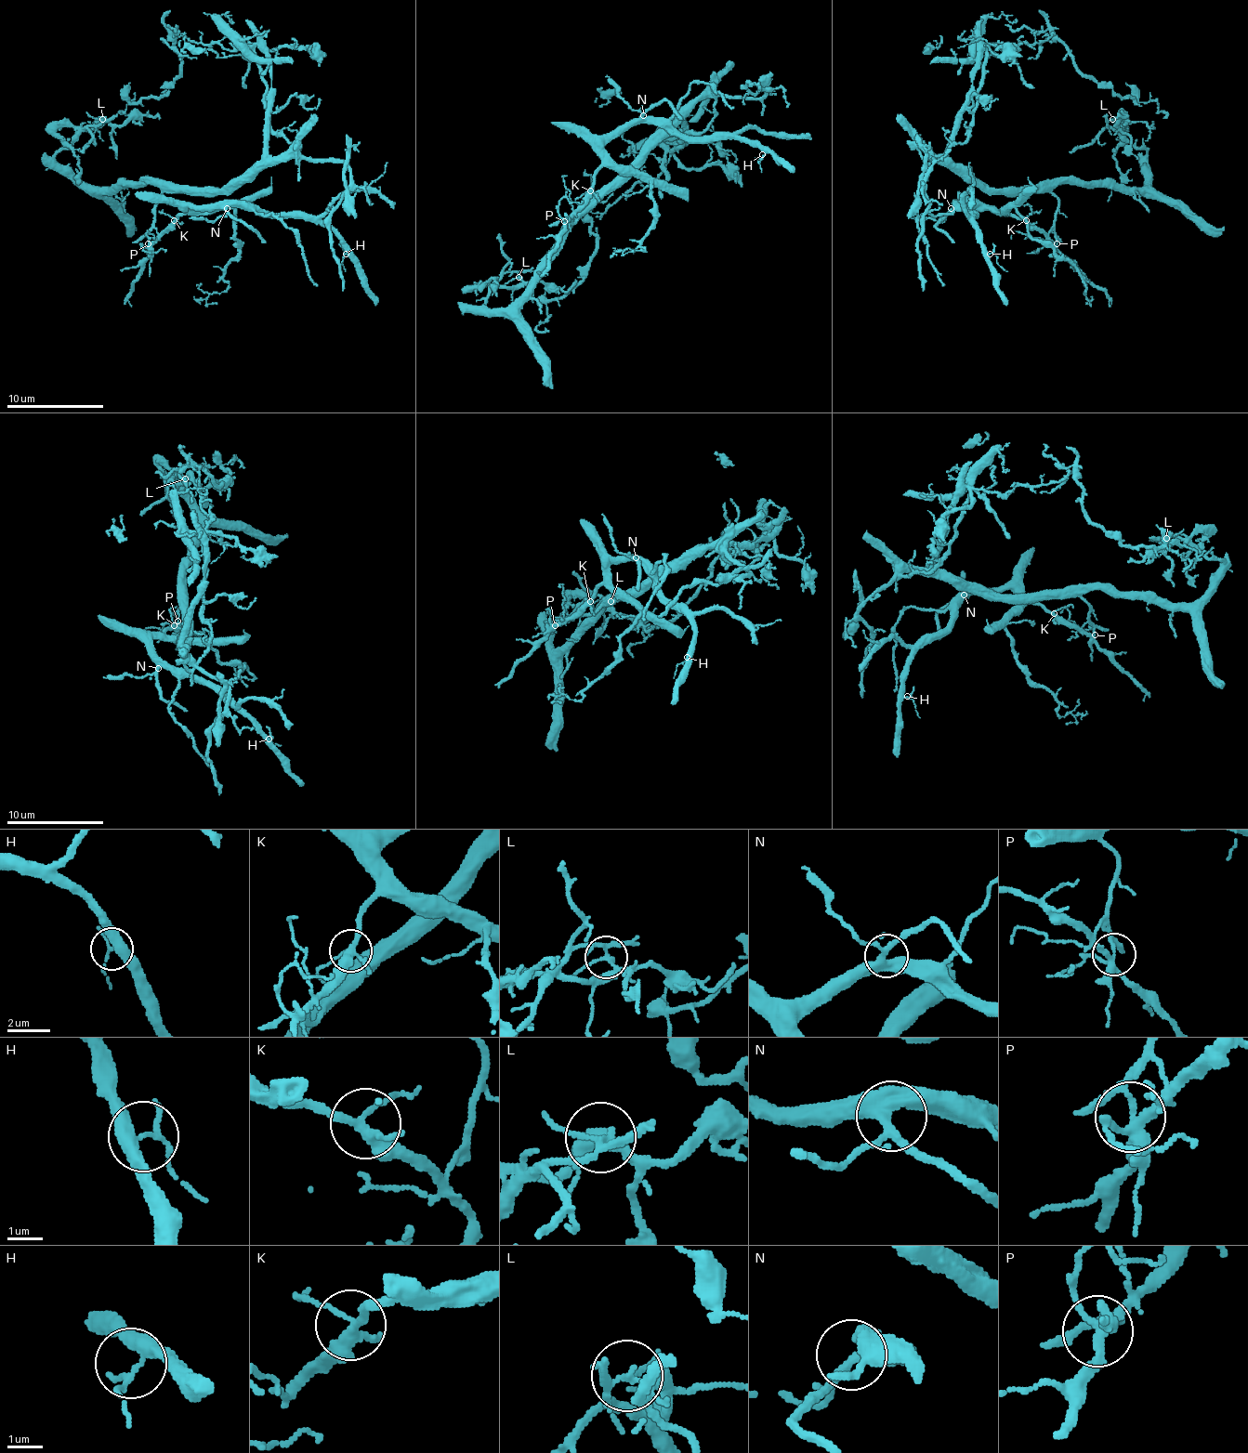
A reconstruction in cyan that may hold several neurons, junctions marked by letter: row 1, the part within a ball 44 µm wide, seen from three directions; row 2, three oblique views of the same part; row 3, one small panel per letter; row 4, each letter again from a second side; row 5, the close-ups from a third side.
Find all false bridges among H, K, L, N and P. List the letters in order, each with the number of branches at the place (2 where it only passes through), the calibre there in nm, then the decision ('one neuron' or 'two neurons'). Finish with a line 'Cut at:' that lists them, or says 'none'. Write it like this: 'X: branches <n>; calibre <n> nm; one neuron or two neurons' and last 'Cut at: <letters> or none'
H: branches 4; calibre 240 nm; one neuron
K: branches 4; calibre 260 nm; one neuron
L: branches 5; calibre 180 nm; two neurons
N: branches 5; calibre 360 nm; one neuron
P: branches 6; calibre 280 nm; two neurons
Cut at: L, P

